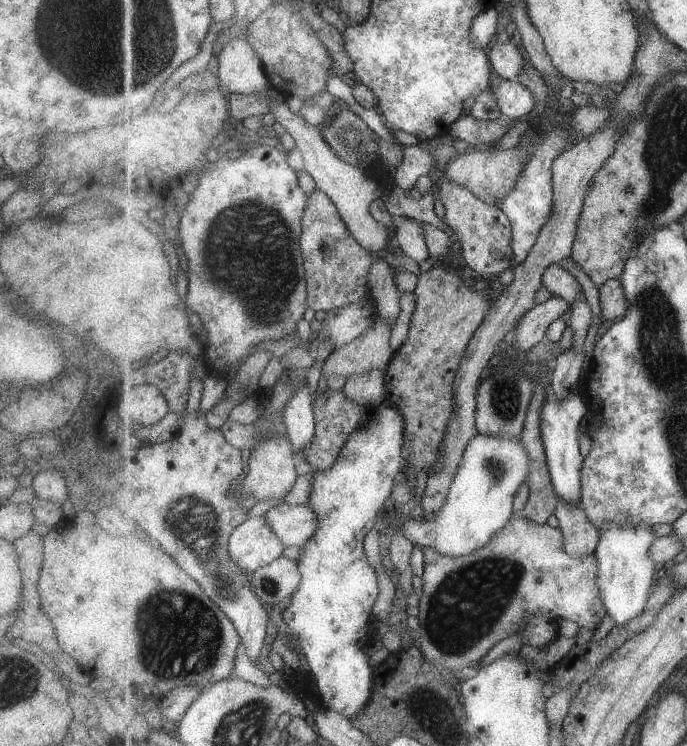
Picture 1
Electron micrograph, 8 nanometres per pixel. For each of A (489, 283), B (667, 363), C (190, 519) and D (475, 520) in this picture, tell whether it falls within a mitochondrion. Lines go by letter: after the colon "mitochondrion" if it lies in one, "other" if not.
A: other
B: mitochondrion
C: mitochondrion
D: other

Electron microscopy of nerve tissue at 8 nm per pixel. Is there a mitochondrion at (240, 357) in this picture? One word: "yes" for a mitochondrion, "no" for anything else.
no

